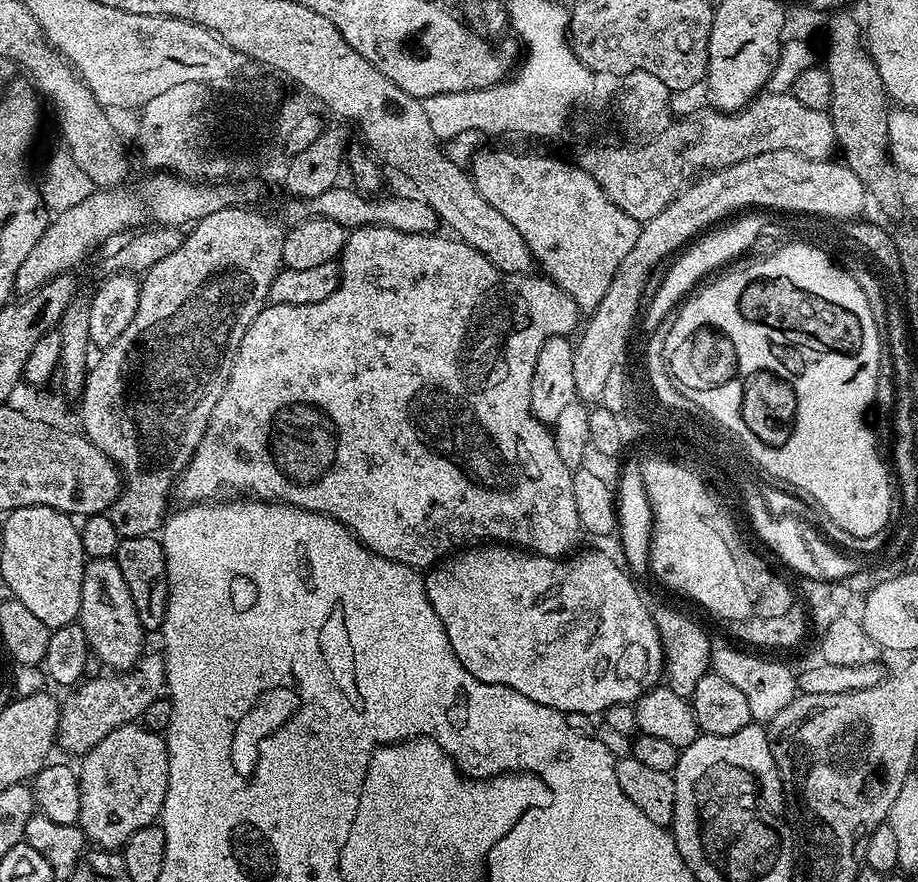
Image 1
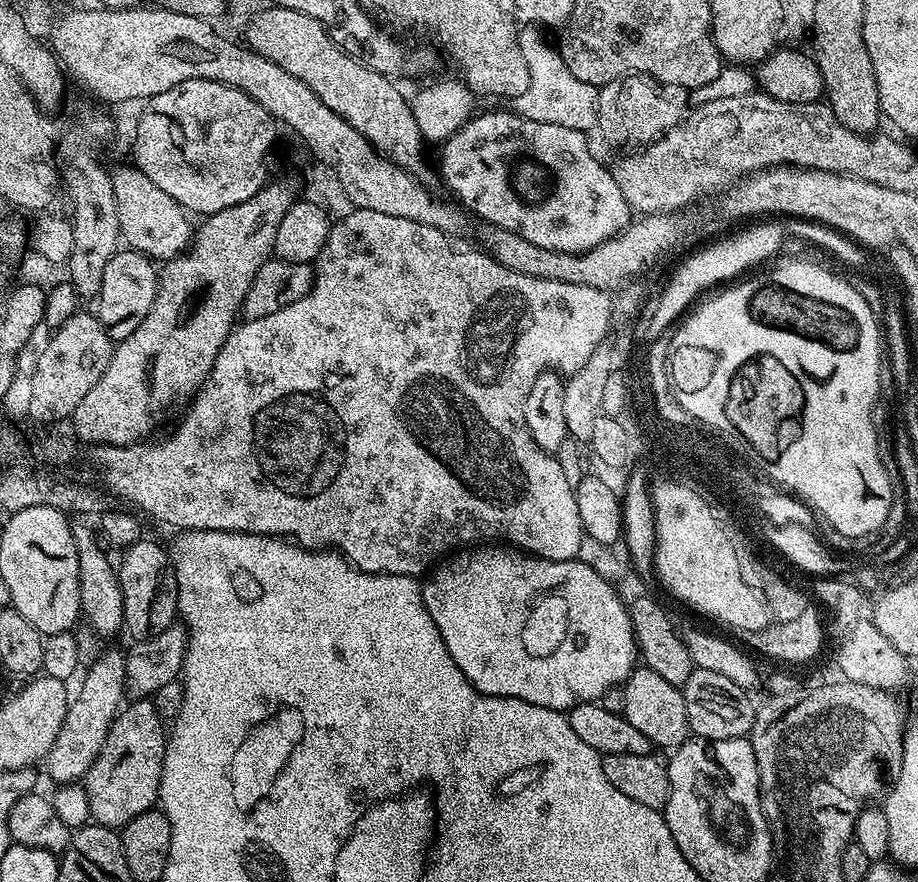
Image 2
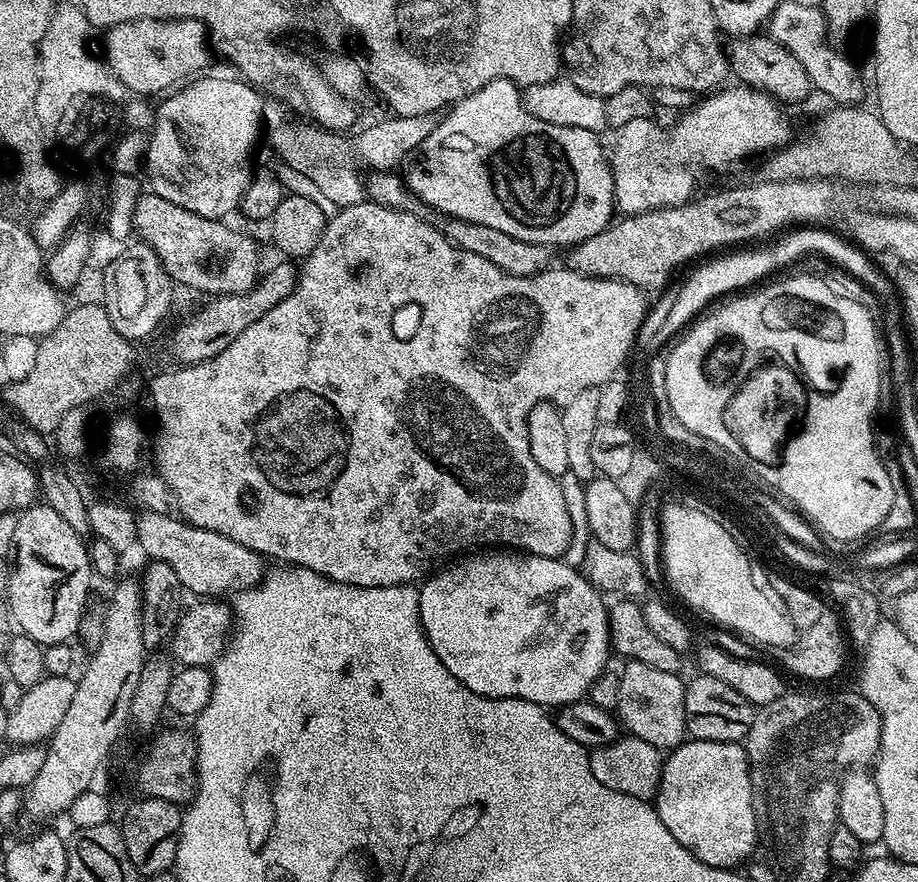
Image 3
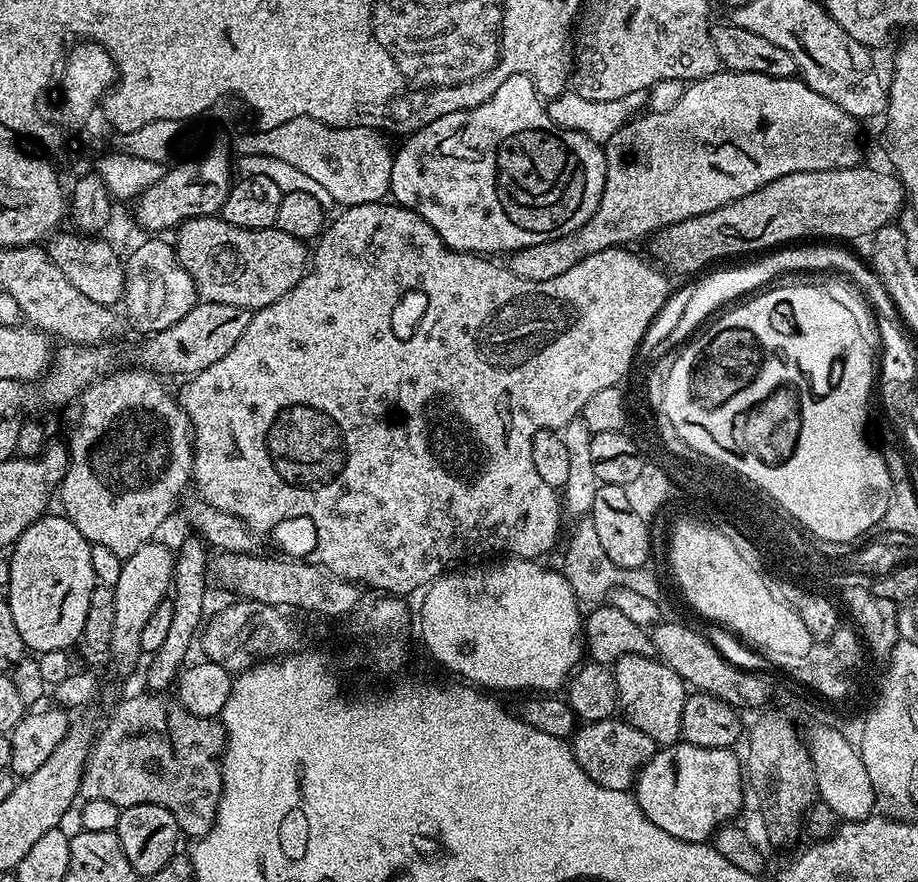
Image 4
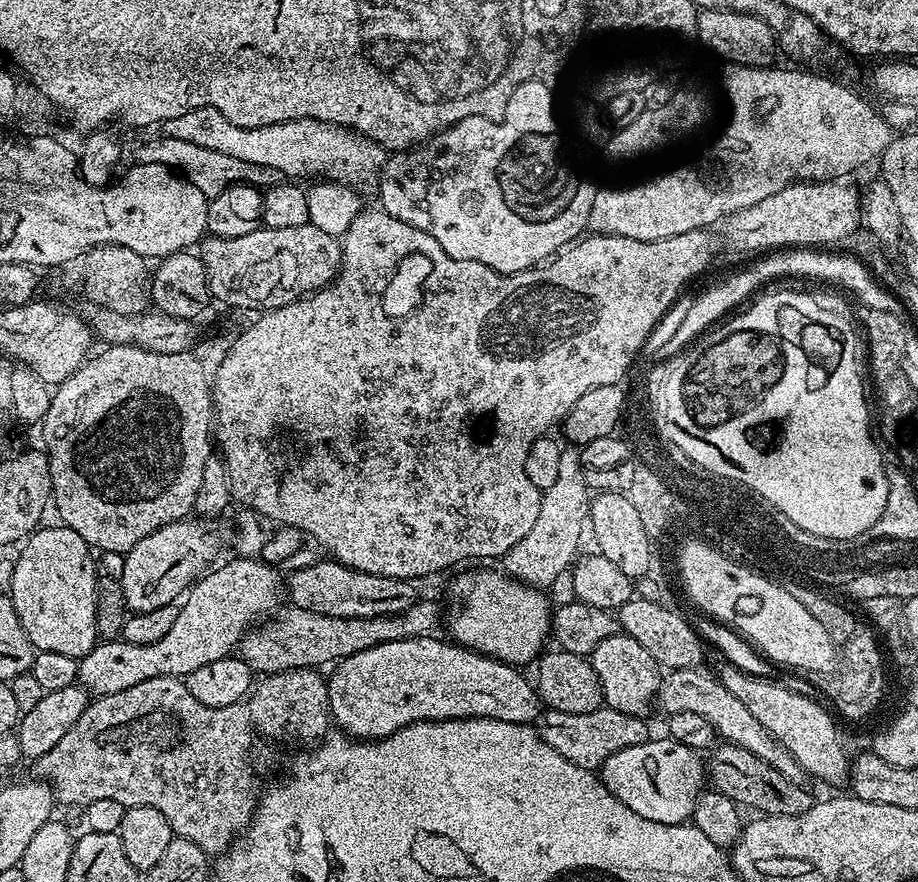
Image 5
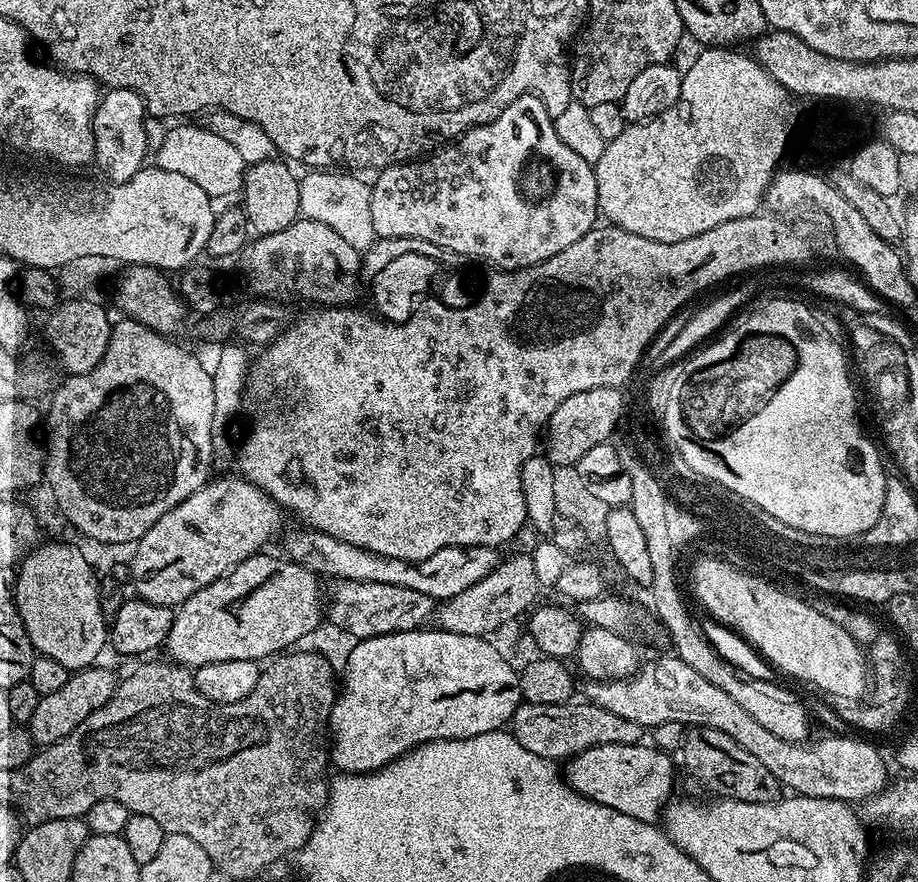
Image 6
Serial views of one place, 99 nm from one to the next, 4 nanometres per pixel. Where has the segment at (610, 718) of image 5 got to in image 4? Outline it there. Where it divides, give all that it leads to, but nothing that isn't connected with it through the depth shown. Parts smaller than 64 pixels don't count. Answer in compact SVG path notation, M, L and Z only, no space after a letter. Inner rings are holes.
M623 718L581 723L570 743L578 766L582 766L587 776L594 778L598 786L606 786L606 790L623 792L629 791L635 785L636 773L646 762L650 762L650 758L658 750L654 738L642 734L642 730L630 726Z

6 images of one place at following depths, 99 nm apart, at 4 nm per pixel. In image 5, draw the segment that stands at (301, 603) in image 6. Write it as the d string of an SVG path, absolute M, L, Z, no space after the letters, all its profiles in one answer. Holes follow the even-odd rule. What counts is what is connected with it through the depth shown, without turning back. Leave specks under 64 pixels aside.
M260 558L231 559L225 564L217 563L211 570L205 571L204 575L188 589L178 607L178 618L174 618L174 626L170 626L170 631L162 638L158 638L158 642L150 646L134 646L123 638L106 640L97 642L85 656L79 657L80 687L91 693L93 697L109 696L118 694L118 690L130 690L130 686L138 686L138 682L146 682L146 678L163 676L183 678L198 670L198 666L207 666L210 662L218 662L218 658L233 655L239 649L241 638L253 625L261 618L271 617L281 607L279 604L280 596L282 600L282 576L276 573L278 571L273 565L263 562Z

